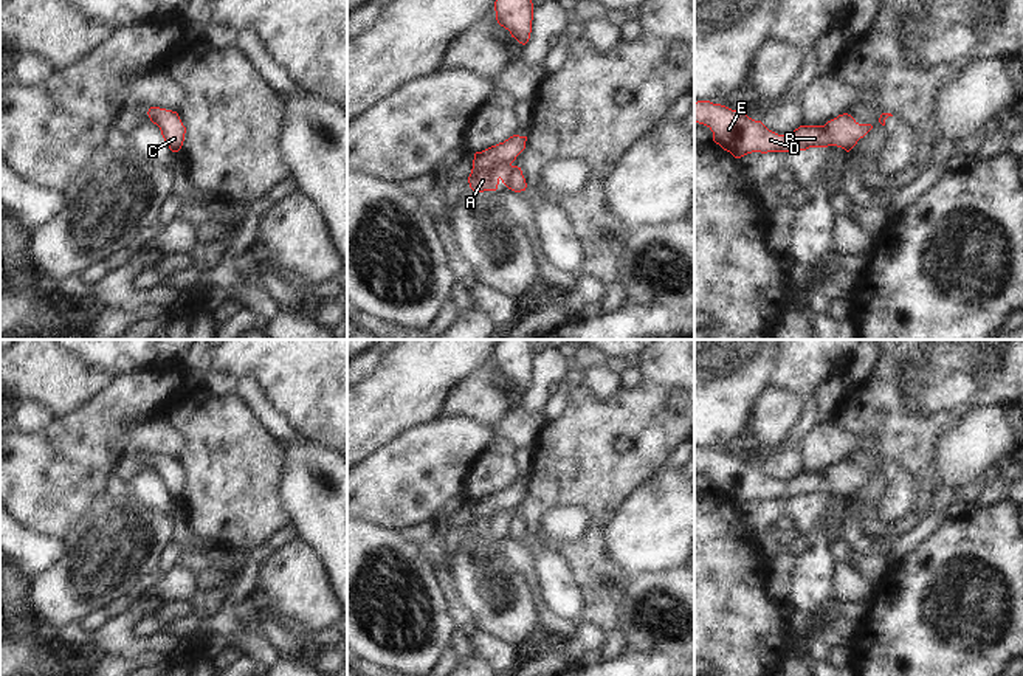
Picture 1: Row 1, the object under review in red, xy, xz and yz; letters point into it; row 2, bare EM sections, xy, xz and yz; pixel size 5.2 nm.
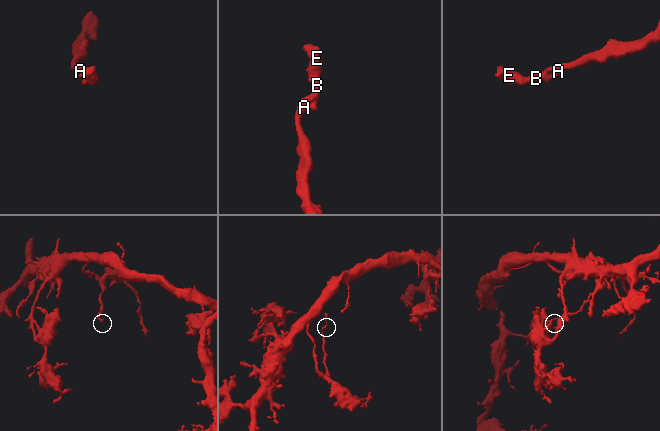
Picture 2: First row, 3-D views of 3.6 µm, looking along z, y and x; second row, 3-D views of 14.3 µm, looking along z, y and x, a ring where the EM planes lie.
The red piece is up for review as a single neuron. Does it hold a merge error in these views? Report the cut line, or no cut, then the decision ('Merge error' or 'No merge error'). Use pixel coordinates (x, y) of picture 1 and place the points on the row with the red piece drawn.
No split. No merge error

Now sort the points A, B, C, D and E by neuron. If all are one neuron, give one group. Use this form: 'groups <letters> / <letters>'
groups A B C D E

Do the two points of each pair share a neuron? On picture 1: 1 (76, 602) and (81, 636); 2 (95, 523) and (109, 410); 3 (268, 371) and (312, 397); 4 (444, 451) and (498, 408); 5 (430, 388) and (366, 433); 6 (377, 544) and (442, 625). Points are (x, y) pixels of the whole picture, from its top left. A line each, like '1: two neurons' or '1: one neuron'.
1: two neurons
2: two neurons
3: one neuron
4: two neurons
5: one neuron
6: one neuron

